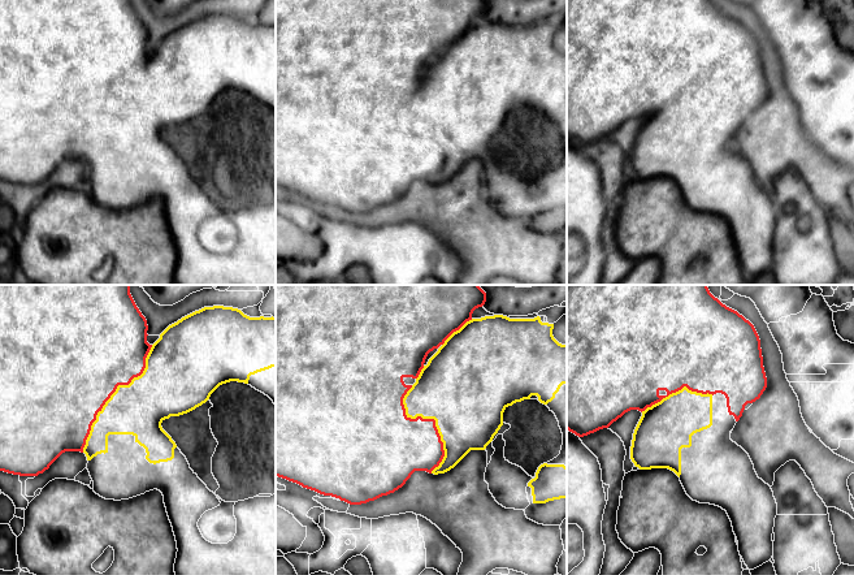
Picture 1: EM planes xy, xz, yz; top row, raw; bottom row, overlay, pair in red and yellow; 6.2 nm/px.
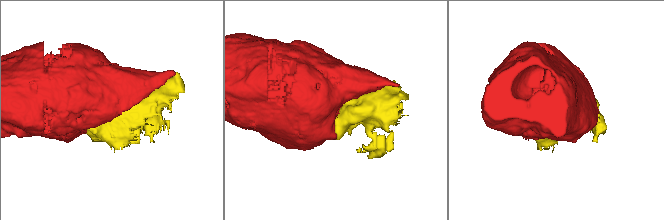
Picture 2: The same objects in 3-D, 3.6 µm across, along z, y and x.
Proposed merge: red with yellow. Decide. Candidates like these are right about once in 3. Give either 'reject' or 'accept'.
accept

